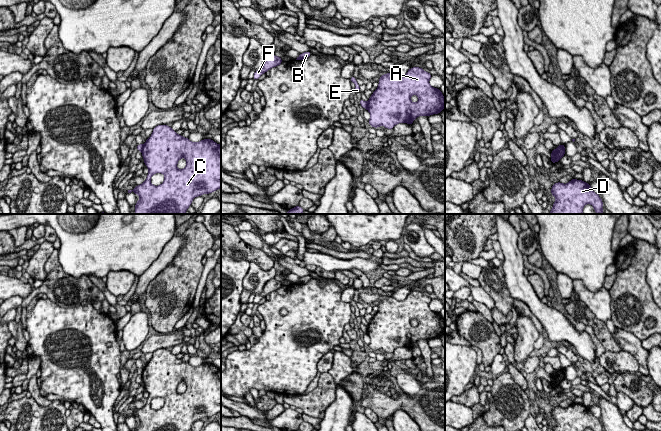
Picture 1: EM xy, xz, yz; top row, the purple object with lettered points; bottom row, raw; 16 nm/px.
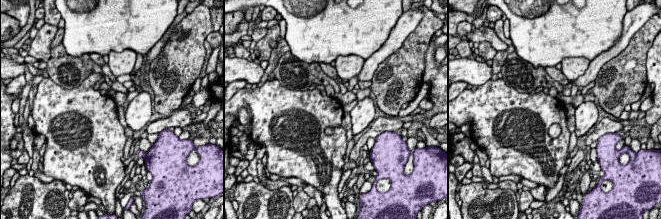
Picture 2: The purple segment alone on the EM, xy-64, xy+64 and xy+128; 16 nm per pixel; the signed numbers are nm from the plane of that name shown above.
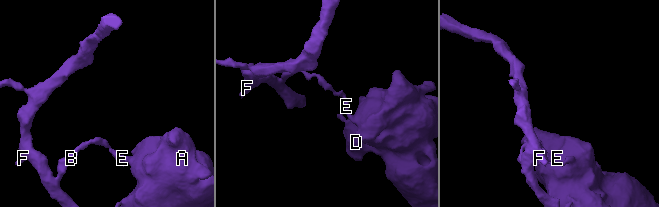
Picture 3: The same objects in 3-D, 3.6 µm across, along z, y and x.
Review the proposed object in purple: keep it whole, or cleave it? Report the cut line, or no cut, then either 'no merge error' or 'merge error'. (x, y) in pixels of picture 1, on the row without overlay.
xz (366, 326), (367, 332) | merge error

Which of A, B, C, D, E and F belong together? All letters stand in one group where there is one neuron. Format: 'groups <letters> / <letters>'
groups A C D / B E F

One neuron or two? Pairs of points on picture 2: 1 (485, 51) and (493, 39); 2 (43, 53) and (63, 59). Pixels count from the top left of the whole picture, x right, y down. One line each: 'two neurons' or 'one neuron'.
1: two neurons
2: two neurons

